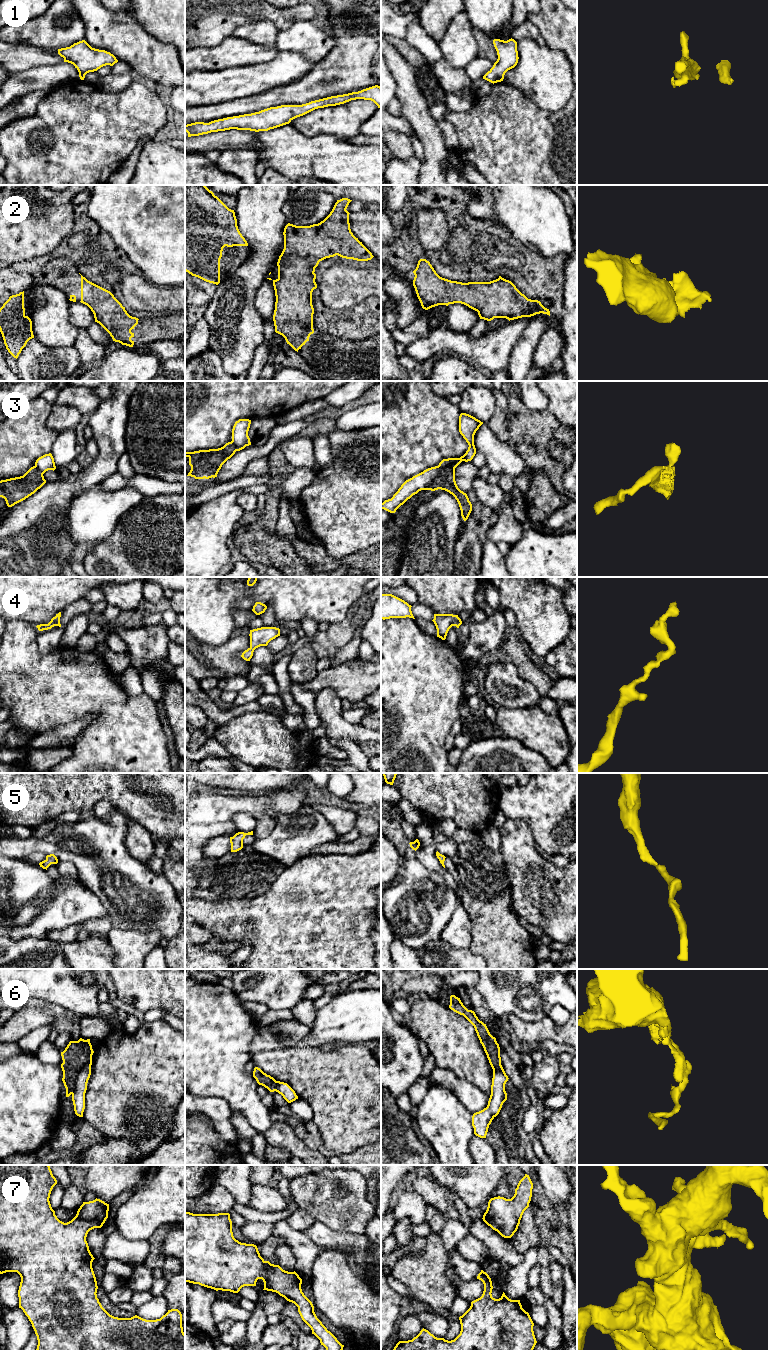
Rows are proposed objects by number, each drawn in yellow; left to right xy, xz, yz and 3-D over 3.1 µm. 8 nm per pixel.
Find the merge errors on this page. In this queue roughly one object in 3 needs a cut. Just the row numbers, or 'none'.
3

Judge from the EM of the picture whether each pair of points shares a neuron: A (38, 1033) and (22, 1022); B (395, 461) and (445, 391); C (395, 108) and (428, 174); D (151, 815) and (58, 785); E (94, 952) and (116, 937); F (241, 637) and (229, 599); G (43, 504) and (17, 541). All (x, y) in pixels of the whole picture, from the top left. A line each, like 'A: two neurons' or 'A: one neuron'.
A: two neurons
B: two neurons
C: two neurons
D: one neuron
E: two neurons
F: two neurons
G: one neuron

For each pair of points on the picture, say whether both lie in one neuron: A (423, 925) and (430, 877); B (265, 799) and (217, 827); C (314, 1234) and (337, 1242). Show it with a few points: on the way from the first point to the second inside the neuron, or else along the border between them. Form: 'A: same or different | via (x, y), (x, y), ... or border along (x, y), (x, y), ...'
A: same | via (423, 913), (423, 893), (426, 889)
B: same | via (253, 805), (237, 805), (227, 815)
C: same | via (320, 1234), (331, 1240)

